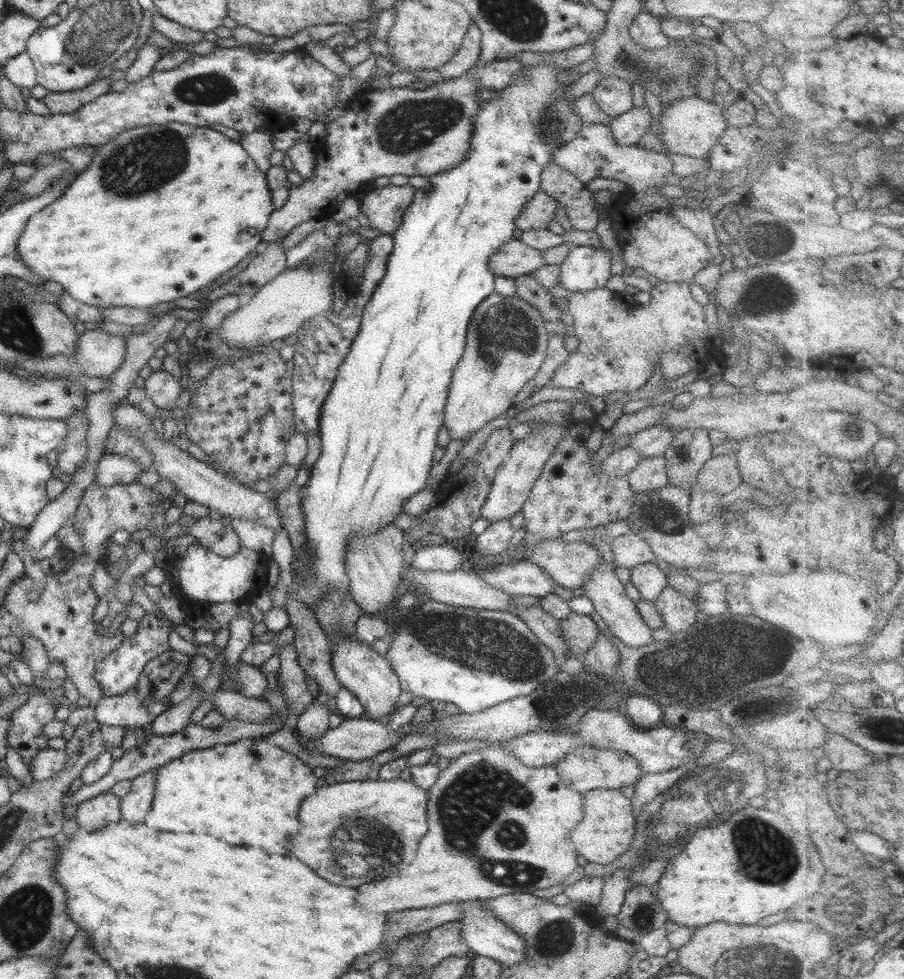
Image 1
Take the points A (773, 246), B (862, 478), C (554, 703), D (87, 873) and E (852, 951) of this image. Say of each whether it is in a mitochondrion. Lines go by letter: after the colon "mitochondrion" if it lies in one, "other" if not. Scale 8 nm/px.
A: mitochondrion
B: other
C: mitochondrion
D: other
E: other

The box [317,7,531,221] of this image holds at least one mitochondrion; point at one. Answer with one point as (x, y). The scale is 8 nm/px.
(412, 124)

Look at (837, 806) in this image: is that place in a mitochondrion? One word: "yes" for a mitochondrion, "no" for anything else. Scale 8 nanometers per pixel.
no

